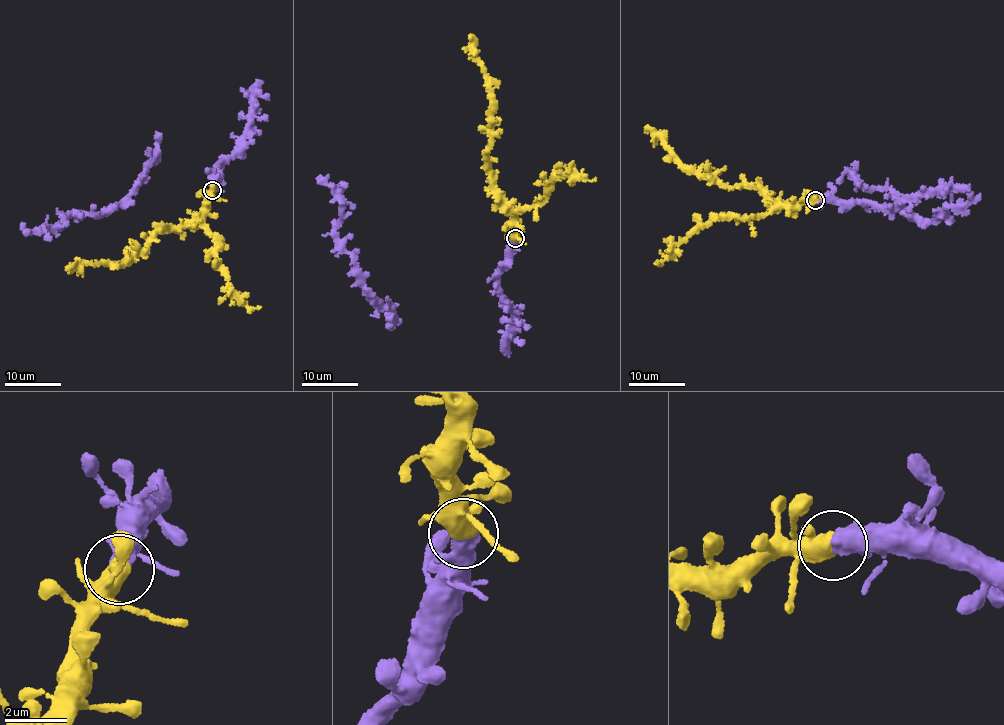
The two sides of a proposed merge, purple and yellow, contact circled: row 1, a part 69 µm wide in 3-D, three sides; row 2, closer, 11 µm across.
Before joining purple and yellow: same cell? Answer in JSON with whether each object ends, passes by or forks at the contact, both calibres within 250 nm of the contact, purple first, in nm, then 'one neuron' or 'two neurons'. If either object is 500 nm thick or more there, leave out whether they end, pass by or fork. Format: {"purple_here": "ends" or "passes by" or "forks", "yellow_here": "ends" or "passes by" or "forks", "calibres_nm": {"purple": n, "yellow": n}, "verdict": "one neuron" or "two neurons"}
{"calibres_nm": {"purple": 440, "yellow": 600}, "verdict": "one neuron"}

